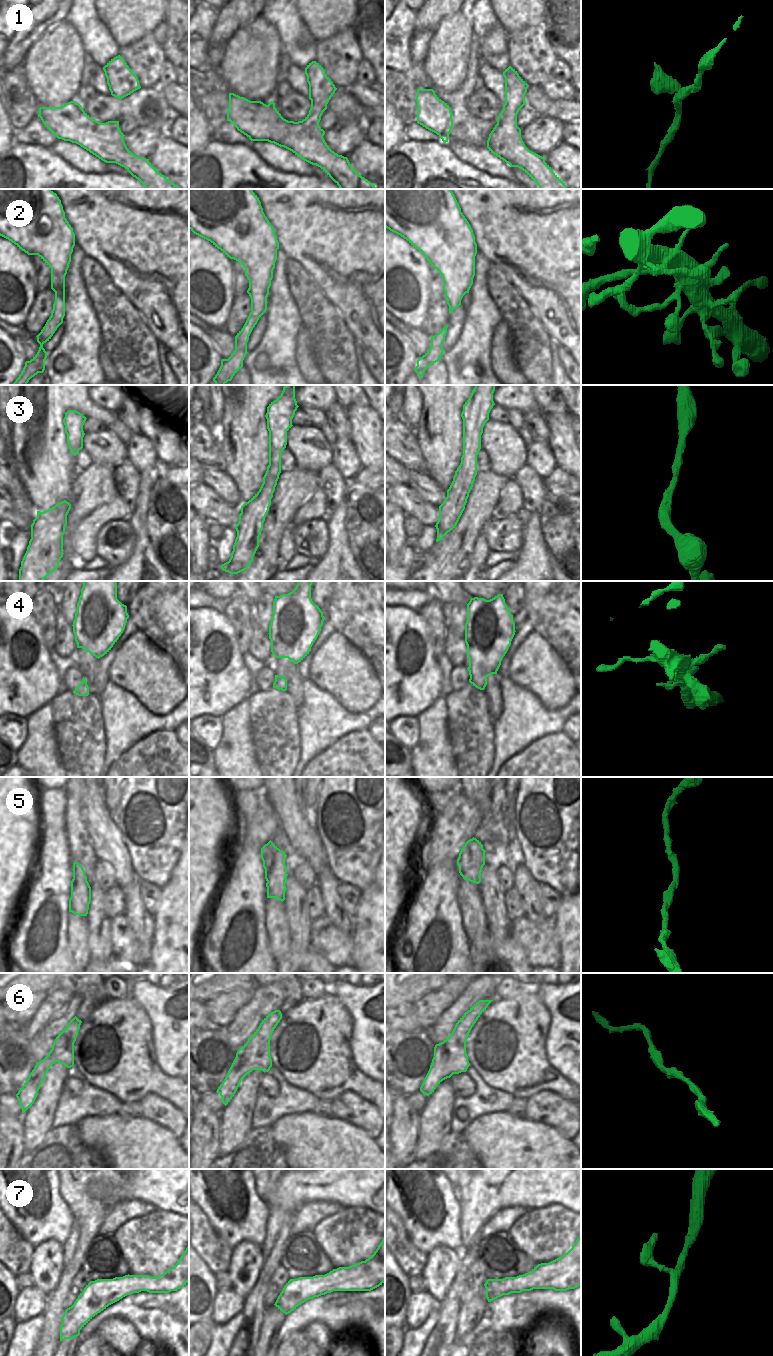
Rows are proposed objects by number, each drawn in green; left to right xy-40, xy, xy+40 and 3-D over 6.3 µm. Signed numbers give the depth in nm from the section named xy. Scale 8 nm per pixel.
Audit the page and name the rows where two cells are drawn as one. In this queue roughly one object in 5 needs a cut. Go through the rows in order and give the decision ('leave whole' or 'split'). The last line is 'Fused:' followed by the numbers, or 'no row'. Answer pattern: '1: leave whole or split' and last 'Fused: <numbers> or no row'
1: leave whole
2: leave whole
3: leave whole
4: leave whole
5: leave whole
6: leave whole
7: leave whole
Fused: no row

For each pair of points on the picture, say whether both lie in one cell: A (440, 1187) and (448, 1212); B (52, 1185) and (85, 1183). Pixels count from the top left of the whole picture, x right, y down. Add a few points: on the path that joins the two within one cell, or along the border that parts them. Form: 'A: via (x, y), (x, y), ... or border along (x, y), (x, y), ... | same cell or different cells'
A: via (440, 1193), (443, 1197), (444, 1206) | same cell
B: border along (59, 1179), (59, 1193), (69, 1207) | different cells

